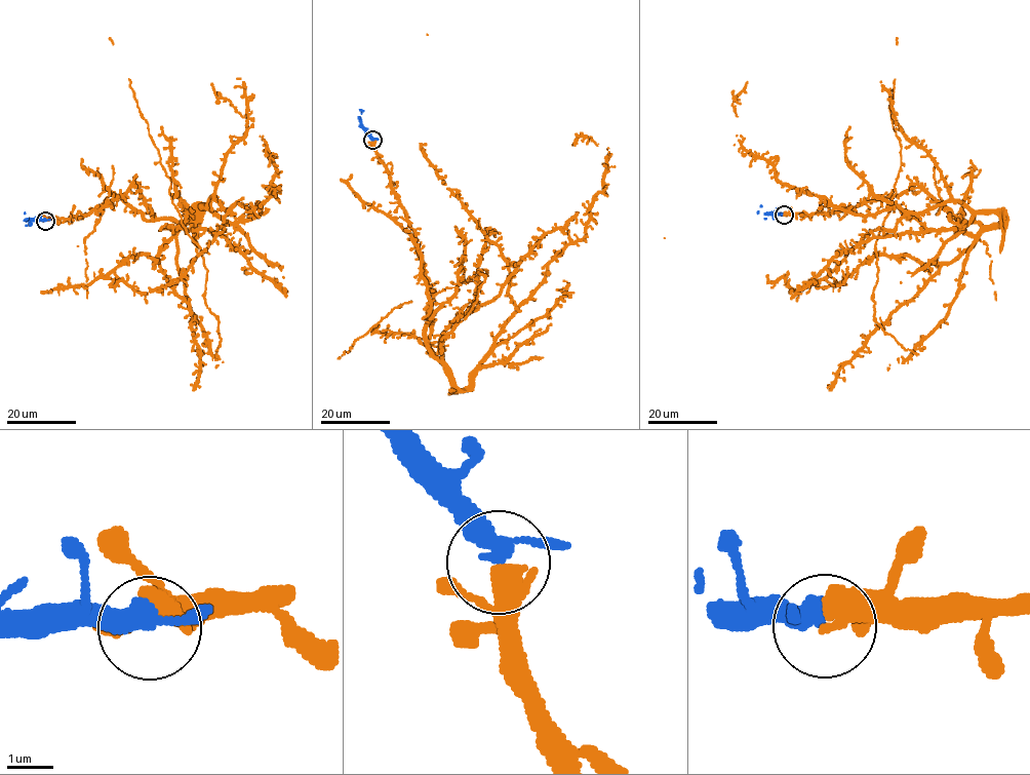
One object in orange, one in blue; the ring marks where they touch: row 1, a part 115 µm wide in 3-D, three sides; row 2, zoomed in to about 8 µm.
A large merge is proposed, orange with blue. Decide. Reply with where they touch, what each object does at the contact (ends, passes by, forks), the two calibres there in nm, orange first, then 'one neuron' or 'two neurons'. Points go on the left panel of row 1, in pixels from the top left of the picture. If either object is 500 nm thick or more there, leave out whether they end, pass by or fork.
place (45, 221); orange passes by; blue passes by; calibres 420 and 320 nm; one neuron

